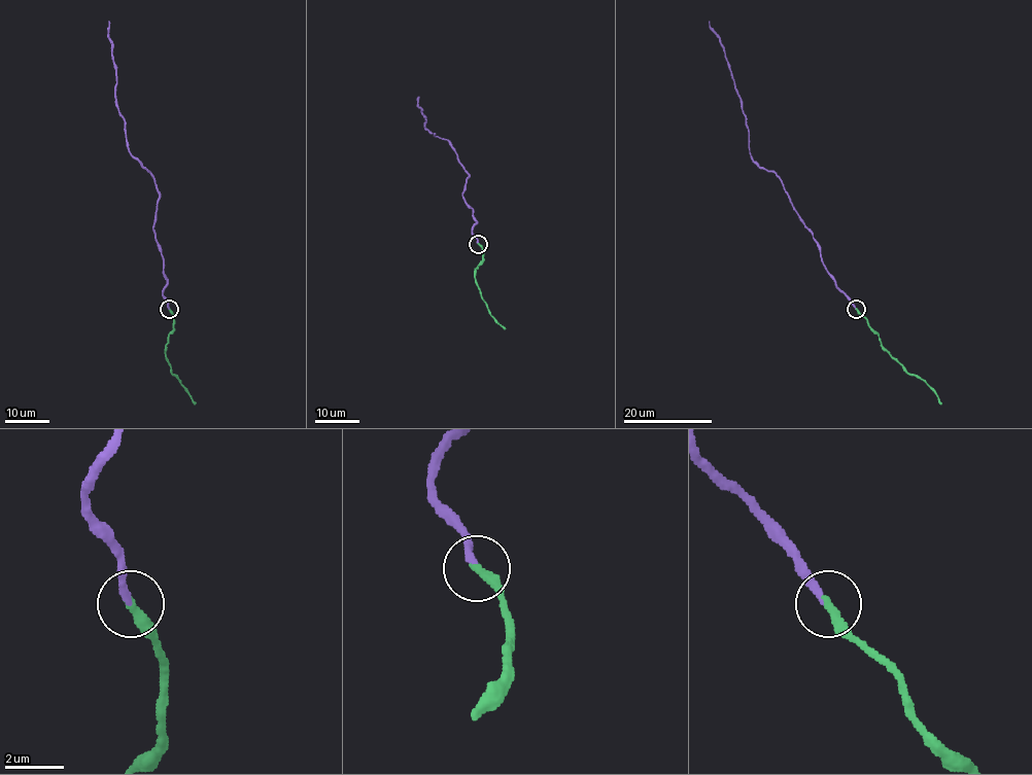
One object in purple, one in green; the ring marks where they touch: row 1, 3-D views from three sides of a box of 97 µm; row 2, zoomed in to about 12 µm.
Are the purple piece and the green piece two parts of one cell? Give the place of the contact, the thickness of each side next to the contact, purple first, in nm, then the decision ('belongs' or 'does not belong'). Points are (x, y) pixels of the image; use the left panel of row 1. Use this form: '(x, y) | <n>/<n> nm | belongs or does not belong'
(169, 309) | 240/360 nm | belongs

